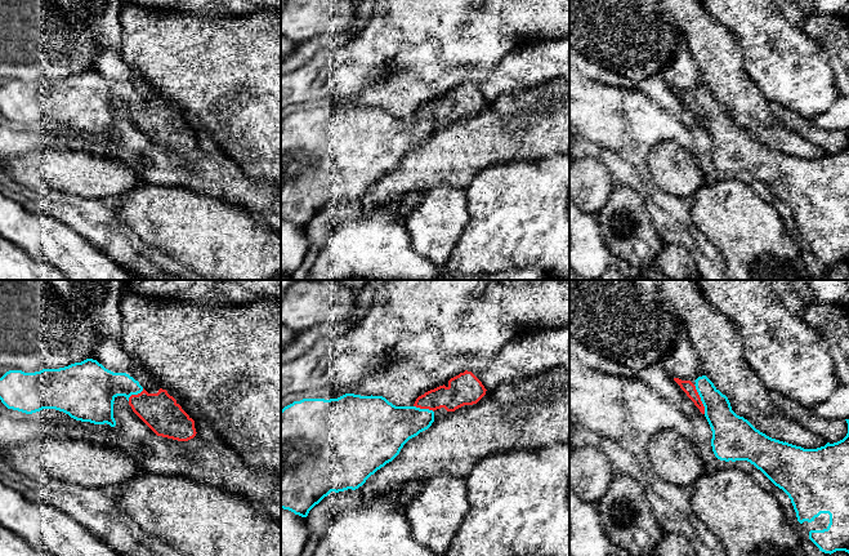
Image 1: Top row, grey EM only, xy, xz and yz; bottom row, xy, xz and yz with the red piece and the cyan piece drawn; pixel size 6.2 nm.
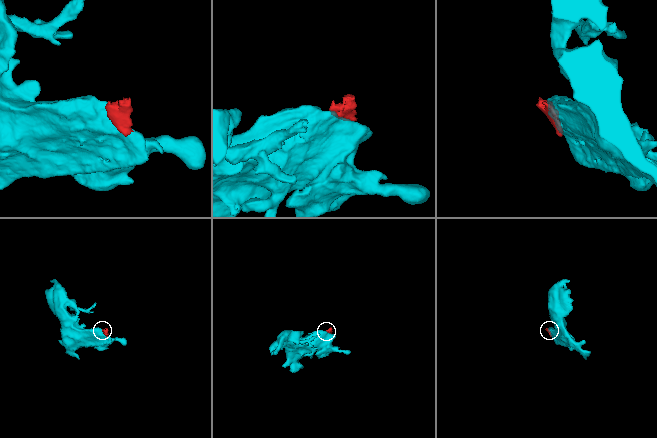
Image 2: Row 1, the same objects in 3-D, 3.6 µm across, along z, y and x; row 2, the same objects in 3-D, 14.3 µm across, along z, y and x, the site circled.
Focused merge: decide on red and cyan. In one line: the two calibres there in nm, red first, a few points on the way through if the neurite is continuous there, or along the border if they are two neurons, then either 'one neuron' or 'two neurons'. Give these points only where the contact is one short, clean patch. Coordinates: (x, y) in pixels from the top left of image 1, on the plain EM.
80/200 nm | two neurons

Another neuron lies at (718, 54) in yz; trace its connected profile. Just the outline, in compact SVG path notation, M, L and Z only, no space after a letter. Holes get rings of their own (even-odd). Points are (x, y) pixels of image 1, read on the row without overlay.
M658 0L661 15L685 37L705 86L725 106L732 121L756 141L785 141L786 154L804 160L827 152L795 134L774 115L770 103L745 70L743 54L734 36L714 21L700 0Z

